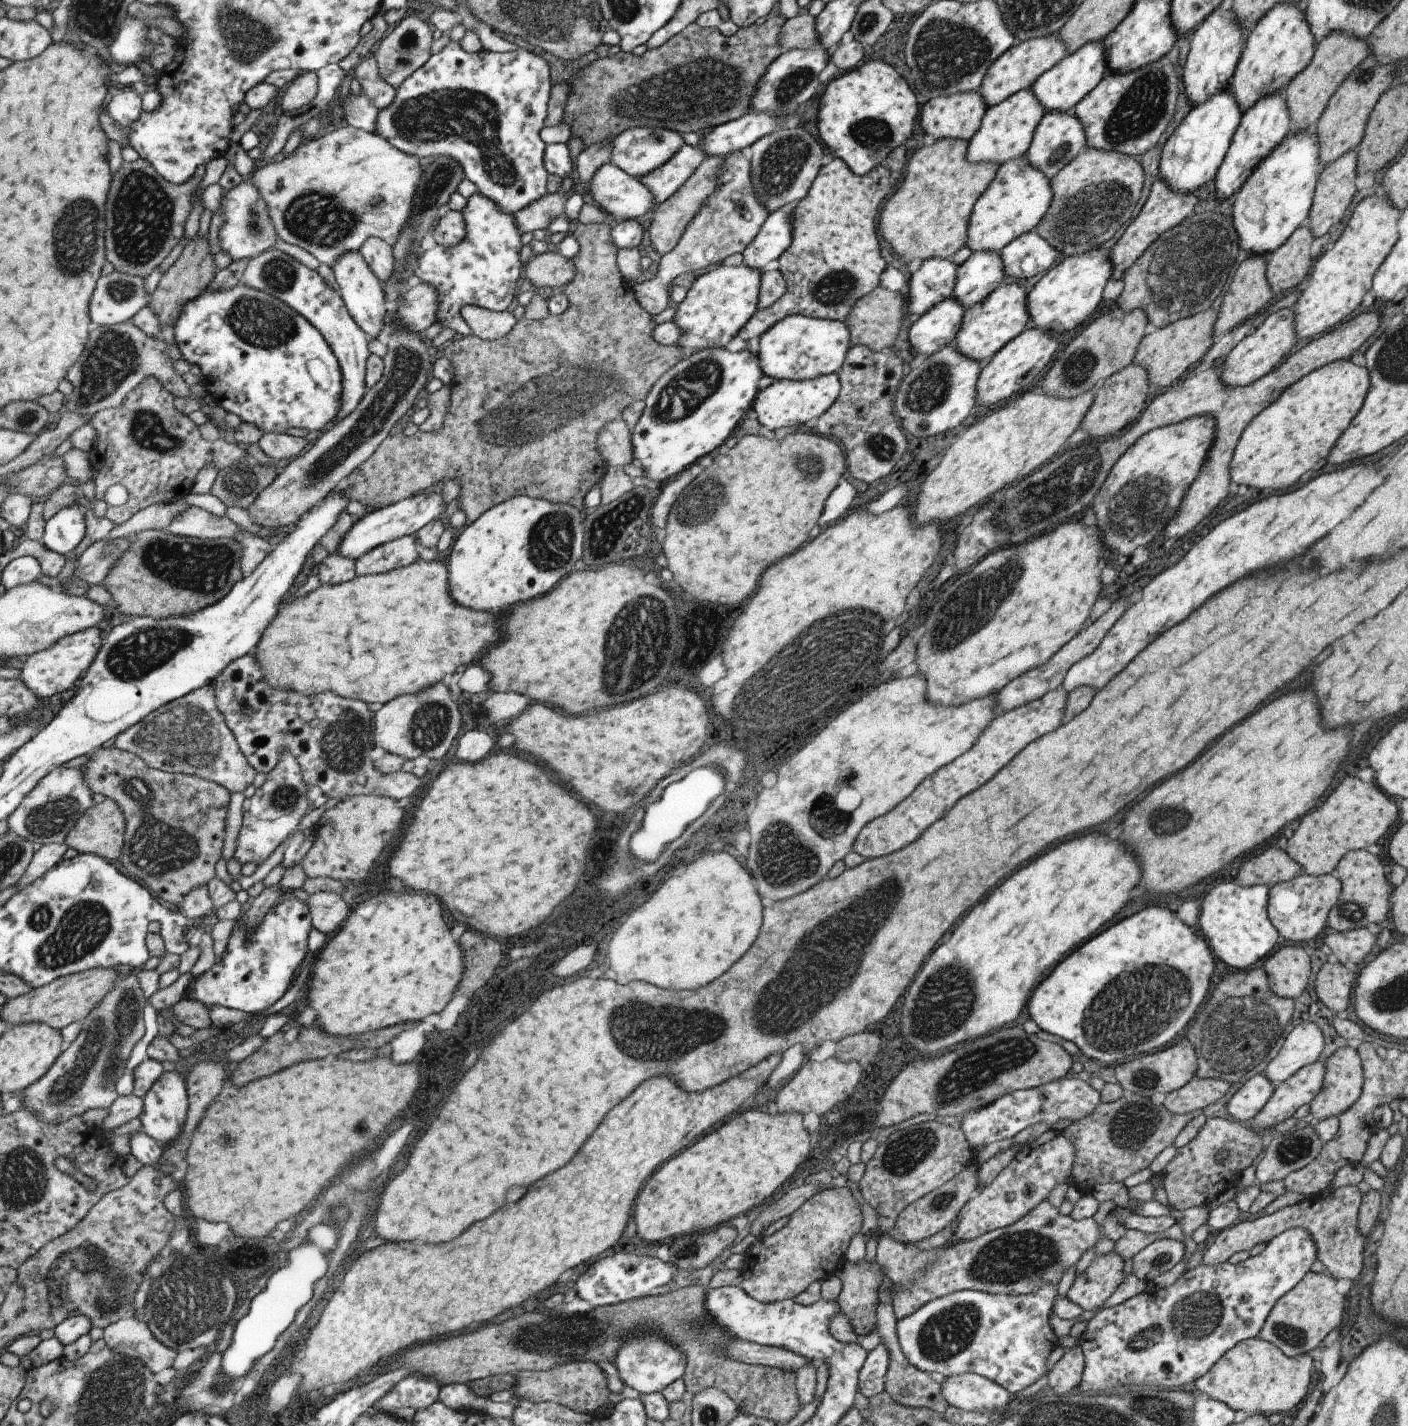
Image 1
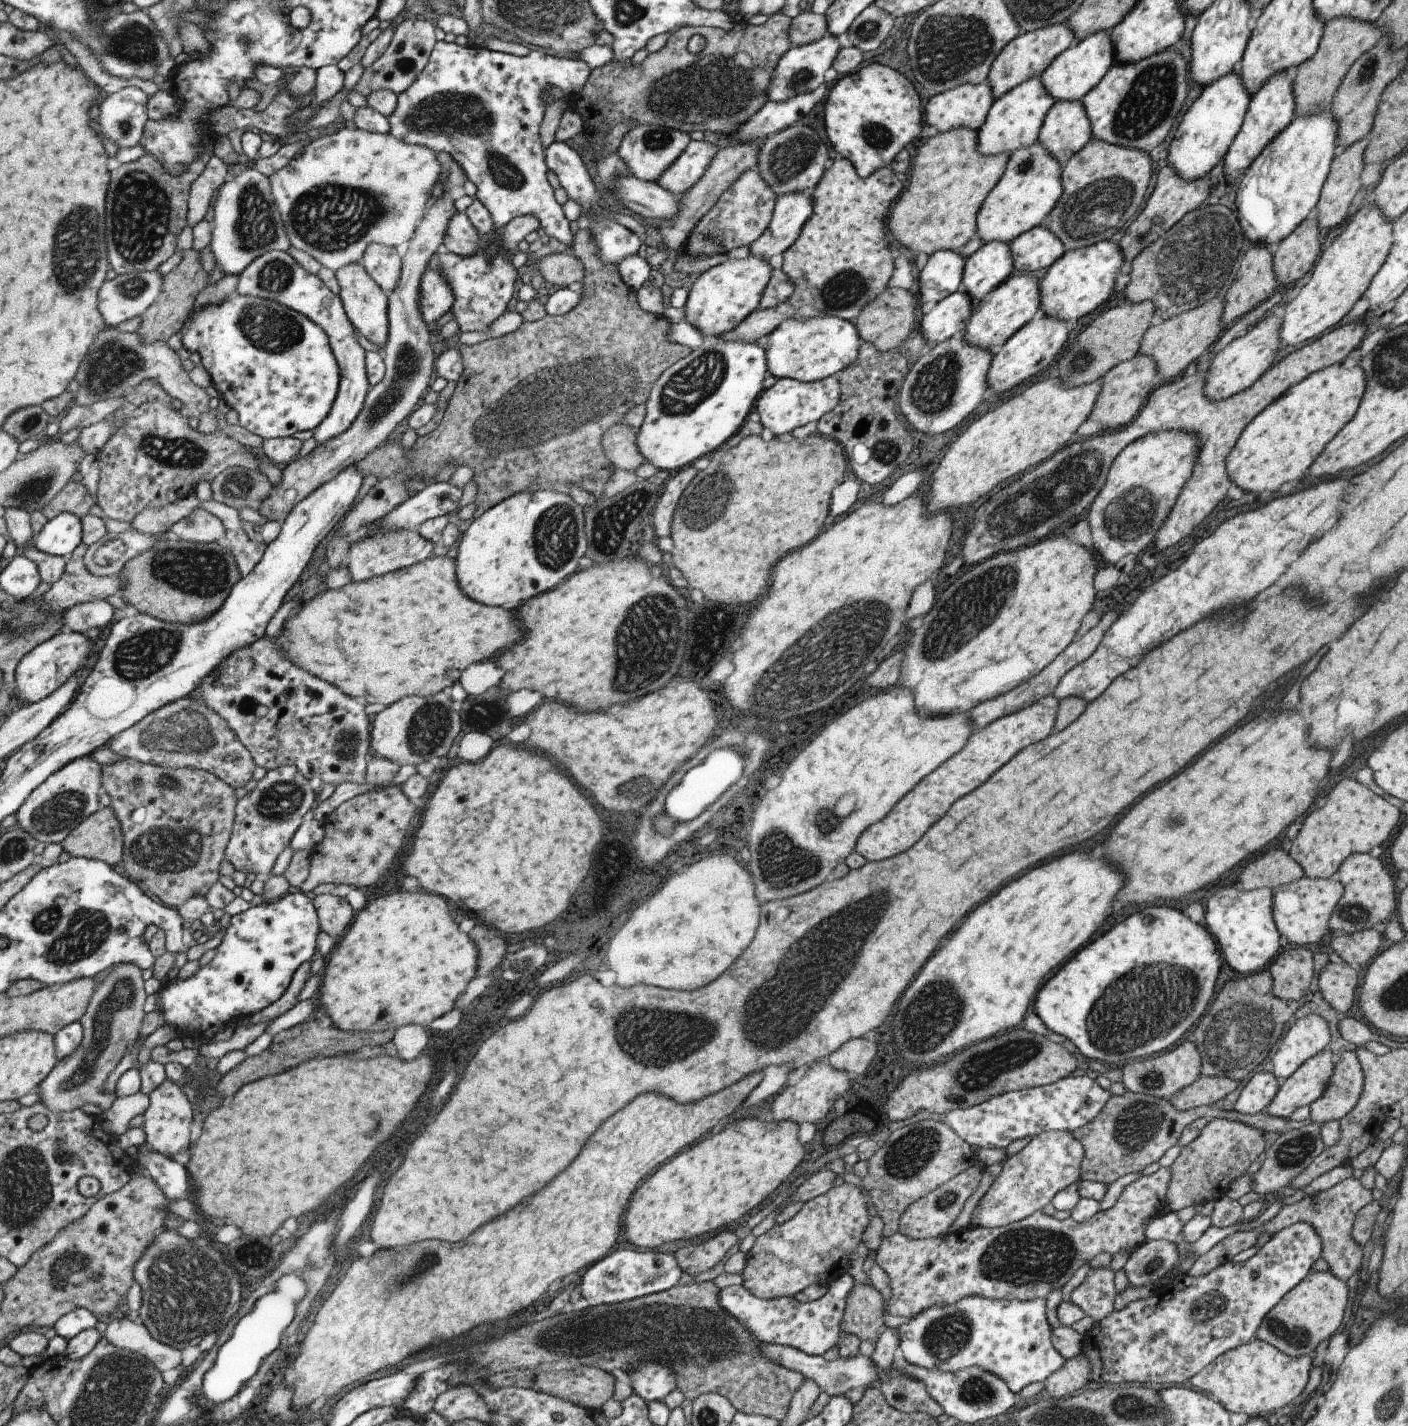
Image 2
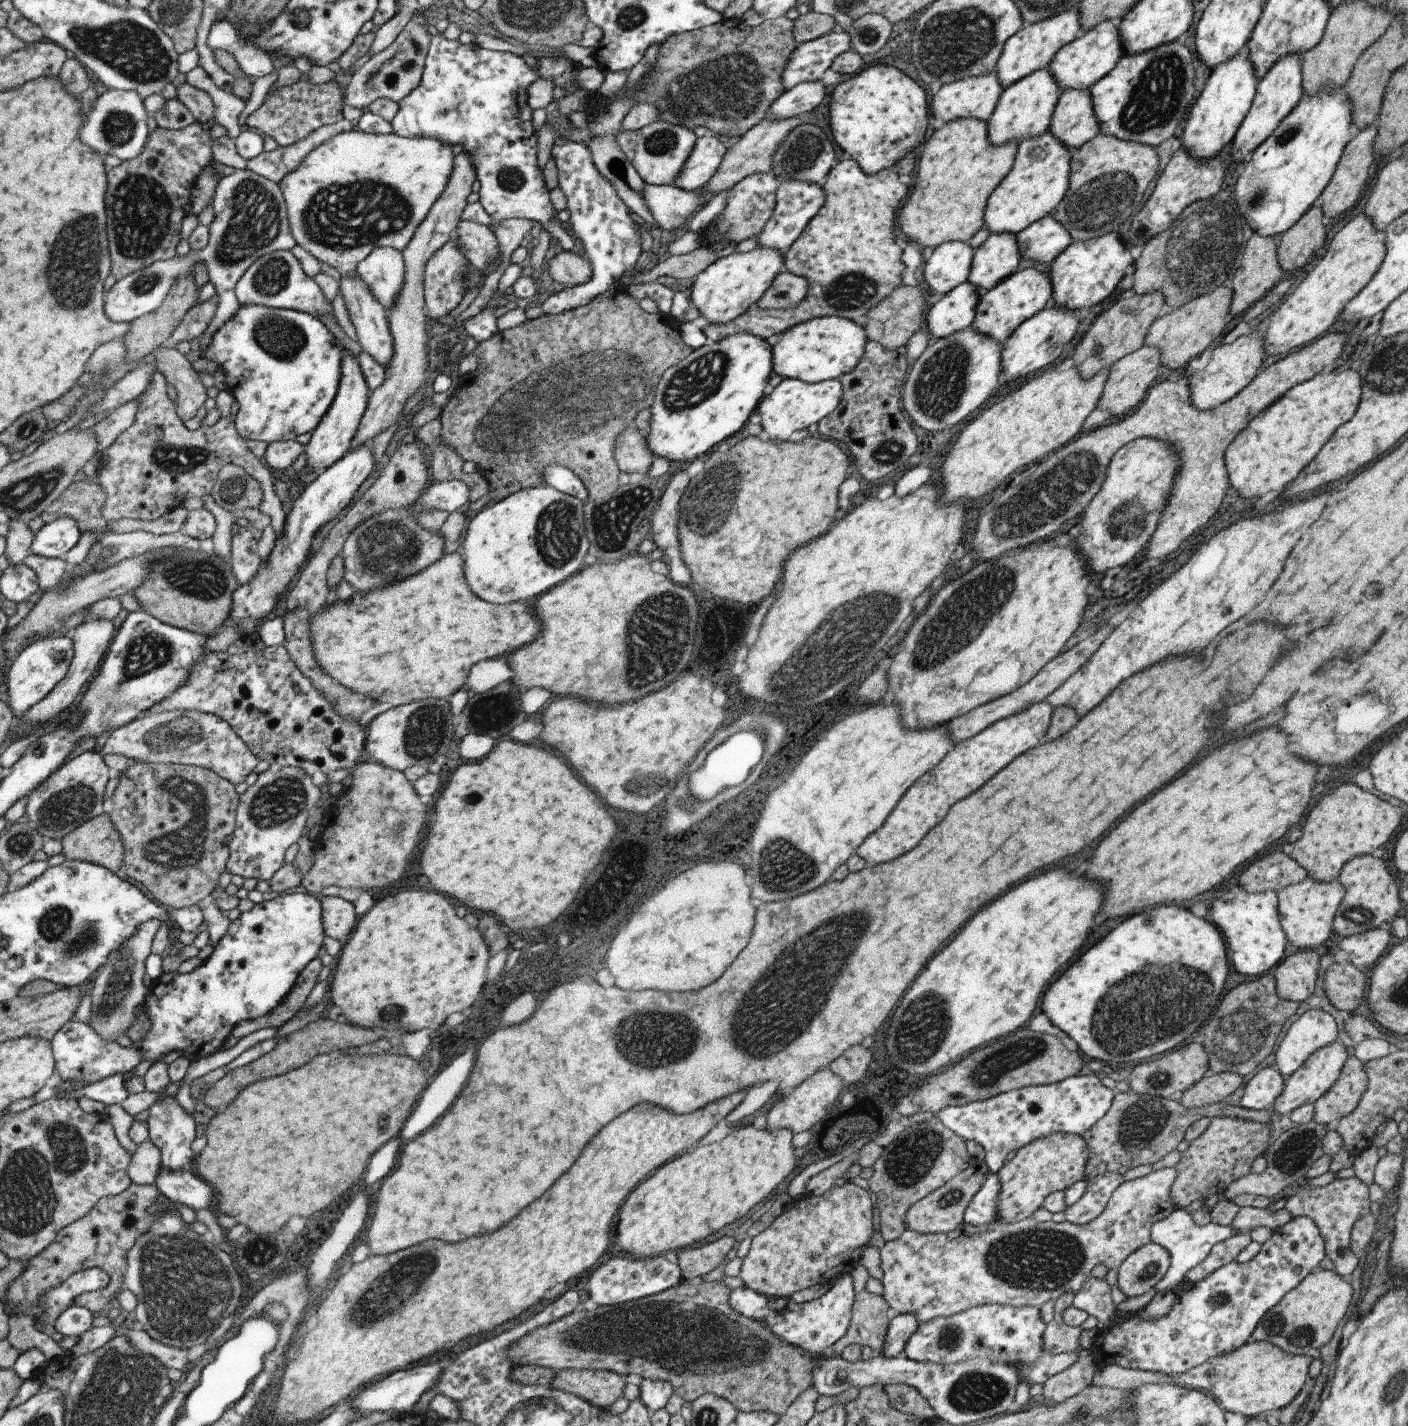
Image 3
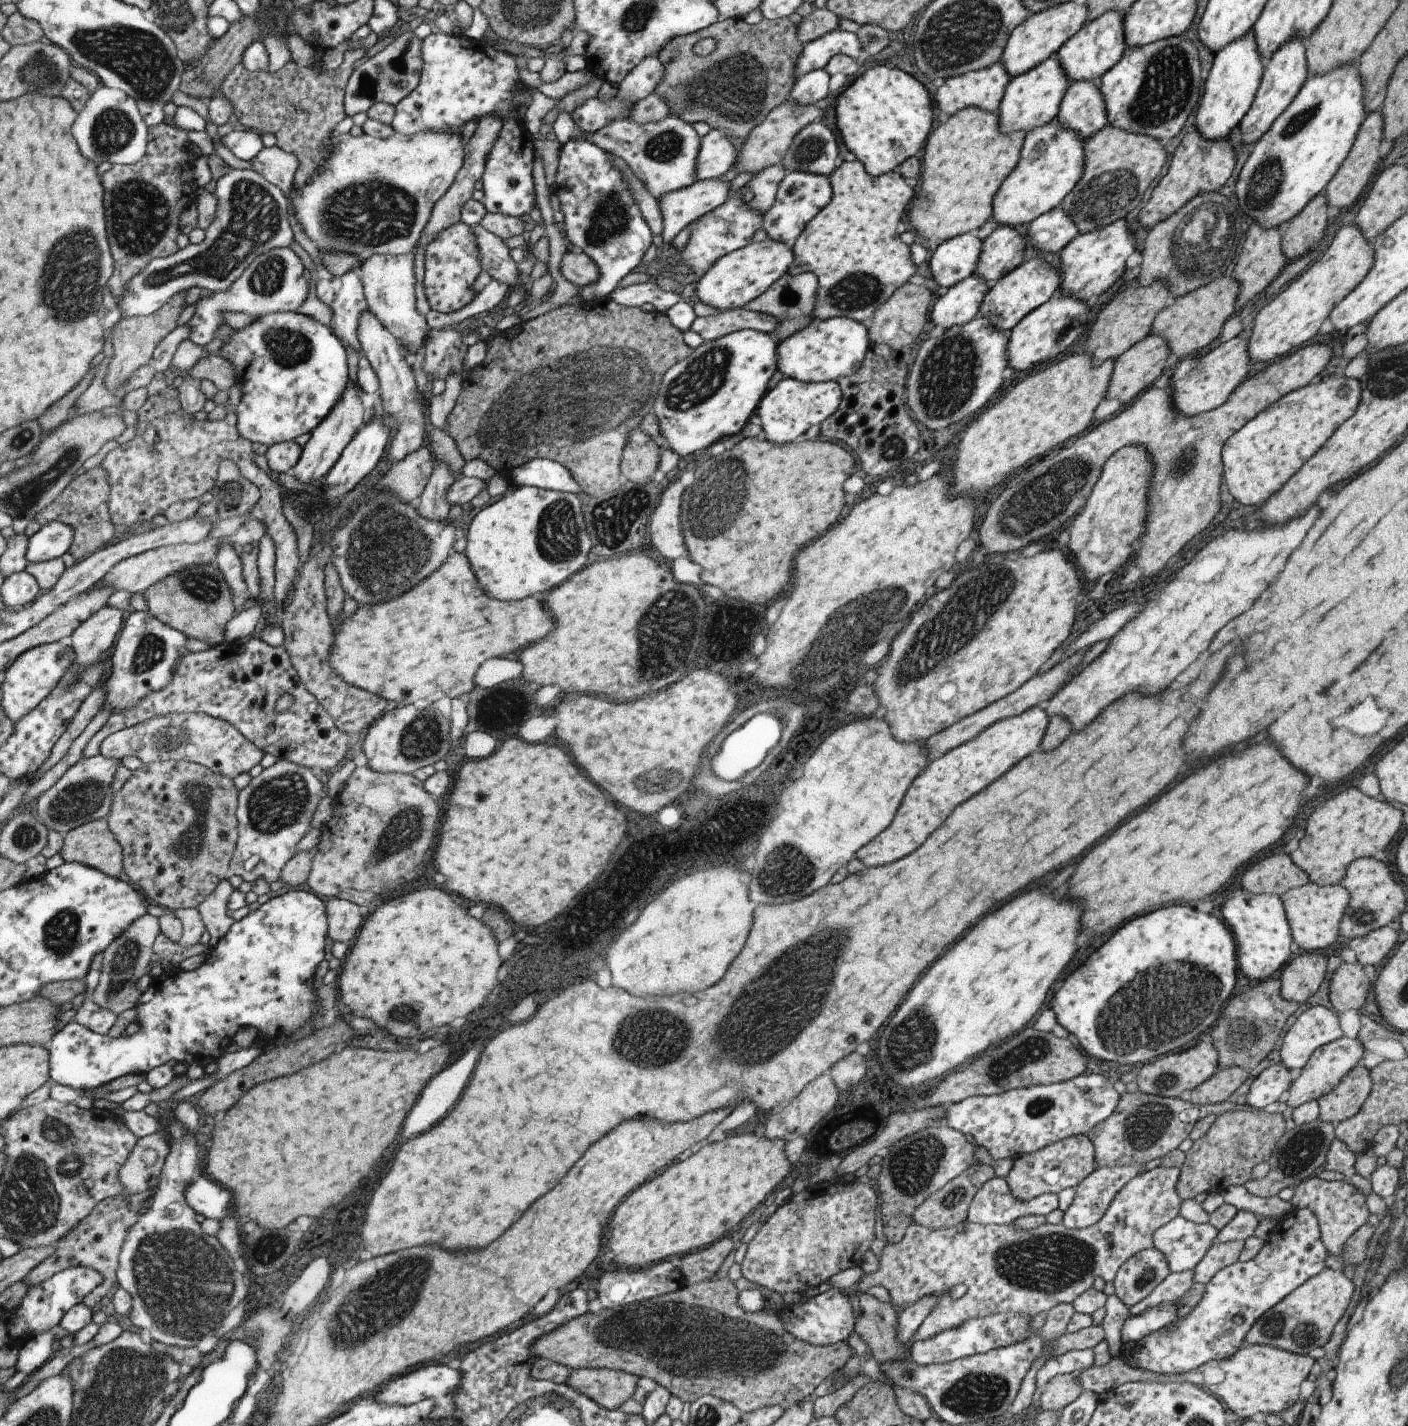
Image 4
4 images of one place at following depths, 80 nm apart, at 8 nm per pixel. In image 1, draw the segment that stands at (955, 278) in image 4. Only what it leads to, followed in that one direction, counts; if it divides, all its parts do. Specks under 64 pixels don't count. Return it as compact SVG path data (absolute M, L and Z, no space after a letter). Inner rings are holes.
M931 257L907 275L907 312L921 316L932 306L950 298L957 266L949 259Z

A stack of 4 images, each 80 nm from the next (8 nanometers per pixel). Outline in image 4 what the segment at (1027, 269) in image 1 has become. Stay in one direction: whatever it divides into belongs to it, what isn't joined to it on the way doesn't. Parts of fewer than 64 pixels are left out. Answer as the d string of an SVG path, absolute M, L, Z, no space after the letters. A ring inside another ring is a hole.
M1059 206L1032 220L1026 228L1026 235L1035 250L1055 254L1078 235L1078 230Z

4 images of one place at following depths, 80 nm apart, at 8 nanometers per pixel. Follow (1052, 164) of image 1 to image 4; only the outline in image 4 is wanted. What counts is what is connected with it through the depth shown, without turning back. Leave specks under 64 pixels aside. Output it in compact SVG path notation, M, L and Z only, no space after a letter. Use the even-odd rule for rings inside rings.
M1071 81L1060 100L1055 119L1085 140L1108 124L1098 81Z

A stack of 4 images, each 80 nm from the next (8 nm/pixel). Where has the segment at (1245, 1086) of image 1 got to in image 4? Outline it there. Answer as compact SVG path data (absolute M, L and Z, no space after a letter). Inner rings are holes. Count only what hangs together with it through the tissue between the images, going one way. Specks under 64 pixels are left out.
M1281 1064L1265 1068L1249 1084L1245 1107L1261 1111L1267 1104L1282 1100L1293 1076Z

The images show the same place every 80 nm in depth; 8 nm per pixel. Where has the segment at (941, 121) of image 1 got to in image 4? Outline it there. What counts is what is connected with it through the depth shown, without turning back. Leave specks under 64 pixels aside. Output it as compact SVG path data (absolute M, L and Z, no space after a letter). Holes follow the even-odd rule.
M999 61L989 65L986 69L946 78L941 86L936 88L933 98L935 112L941 110L950 117L961 109L975 107L988 113L995 113L1009 79L1010 76L1005 72L1004 65Z

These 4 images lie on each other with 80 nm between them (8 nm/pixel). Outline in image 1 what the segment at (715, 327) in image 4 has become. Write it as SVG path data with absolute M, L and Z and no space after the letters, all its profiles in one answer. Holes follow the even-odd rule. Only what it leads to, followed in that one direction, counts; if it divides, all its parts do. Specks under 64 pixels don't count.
M828 158L824 161L807 194L791 204L791 240L787 249L777 258L778 271L786 282L786 292L771 306L753 312L749 320L741 326L741 330L735 334L734 341L747 343L751 338L761 337L786 314L843 322L853 303L878 286L879 274L890 262L884 250L877 244L876 218L883 200L895 192L897 184L899 181L894 179L882 164L857 176L842 160Z

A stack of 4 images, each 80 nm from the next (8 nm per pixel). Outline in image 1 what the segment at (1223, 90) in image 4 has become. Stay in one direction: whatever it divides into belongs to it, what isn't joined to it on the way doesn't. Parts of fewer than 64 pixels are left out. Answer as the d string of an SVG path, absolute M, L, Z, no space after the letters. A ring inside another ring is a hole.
M1228 88L1221 89L1219 92L1212 94L1204 103L1189 109L1185 117L1177 125L1177 128L1165 140L1158 167L1152 170L1155 178L1161 179L1171 192L1179 193L1180 195L1189 195L1195 192L1197 188L1205 186L1205 183L1216 175L1242 114Z

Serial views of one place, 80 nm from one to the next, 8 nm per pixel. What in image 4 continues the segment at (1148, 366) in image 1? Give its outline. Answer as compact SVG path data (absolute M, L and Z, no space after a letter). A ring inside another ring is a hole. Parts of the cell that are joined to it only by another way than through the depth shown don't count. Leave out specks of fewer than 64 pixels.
M1230 273L1218 277L1182 297L1171 299L1169 305L1155 315L1149 334L1162 337L1168 352L1176 356L1176 365L1179 360L1185 360L1185 356L1193 356L1193 353L1197 353L1217 338L1225 320L1237 310L1235 306L1237 293L1238 282Z

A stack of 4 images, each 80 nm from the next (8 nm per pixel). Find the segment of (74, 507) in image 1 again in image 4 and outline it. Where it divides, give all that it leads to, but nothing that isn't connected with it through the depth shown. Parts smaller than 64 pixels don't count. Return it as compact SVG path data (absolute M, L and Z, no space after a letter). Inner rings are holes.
M53 521L30 537L27 558L29 563L48 561L65 554L76 539L75 529L67 523Z

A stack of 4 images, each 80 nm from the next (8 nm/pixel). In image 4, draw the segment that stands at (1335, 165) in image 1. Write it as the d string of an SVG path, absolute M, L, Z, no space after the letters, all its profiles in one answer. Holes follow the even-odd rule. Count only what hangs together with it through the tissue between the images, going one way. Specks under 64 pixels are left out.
M1380 112L1369 113L1360 124L1347 156L1341 161L1331 180L1324 186L1326 192L1324 198L1327 206L1337 206L1341 212L1344 212L1355 203L1369 182L1369 176L1379 160L1377 150L1382 141L1382 116Z

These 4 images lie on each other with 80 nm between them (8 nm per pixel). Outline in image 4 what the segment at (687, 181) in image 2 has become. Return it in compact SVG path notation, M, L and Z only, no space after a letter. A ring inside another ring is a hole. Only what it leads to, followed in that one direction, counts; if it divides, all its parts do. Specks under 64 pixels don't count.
M711 129L700 138L694 180L728 177L733 161L736 161L736 152L736 142L726 138L718 130Z

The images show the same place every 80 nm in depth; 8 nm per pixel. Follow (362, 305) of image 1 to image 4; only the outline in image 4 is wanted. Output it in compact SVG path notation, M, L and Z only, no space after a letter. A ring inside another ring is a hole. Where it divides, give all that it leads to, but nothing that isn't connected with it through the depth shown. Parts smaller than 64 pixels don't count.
M368 306L367 311L360 316L357 338L359 338L361 354L369 361L371 368L377 375L382 412L383 414L390 414L397 420L393 425L397 426L397 432L391 440L389 454L385 460L386 468L382 471L382 475L385 471L388 471L389 467L392 467L393 463L401 460L401 457L425 444L426 437L423 430L425 413L422 412L425 409L420 408L424 405L424 402L421 400L421 395L417 395L417 392L415 392L410 362L405 360L401 344L384 327L376 314L369 310Z

